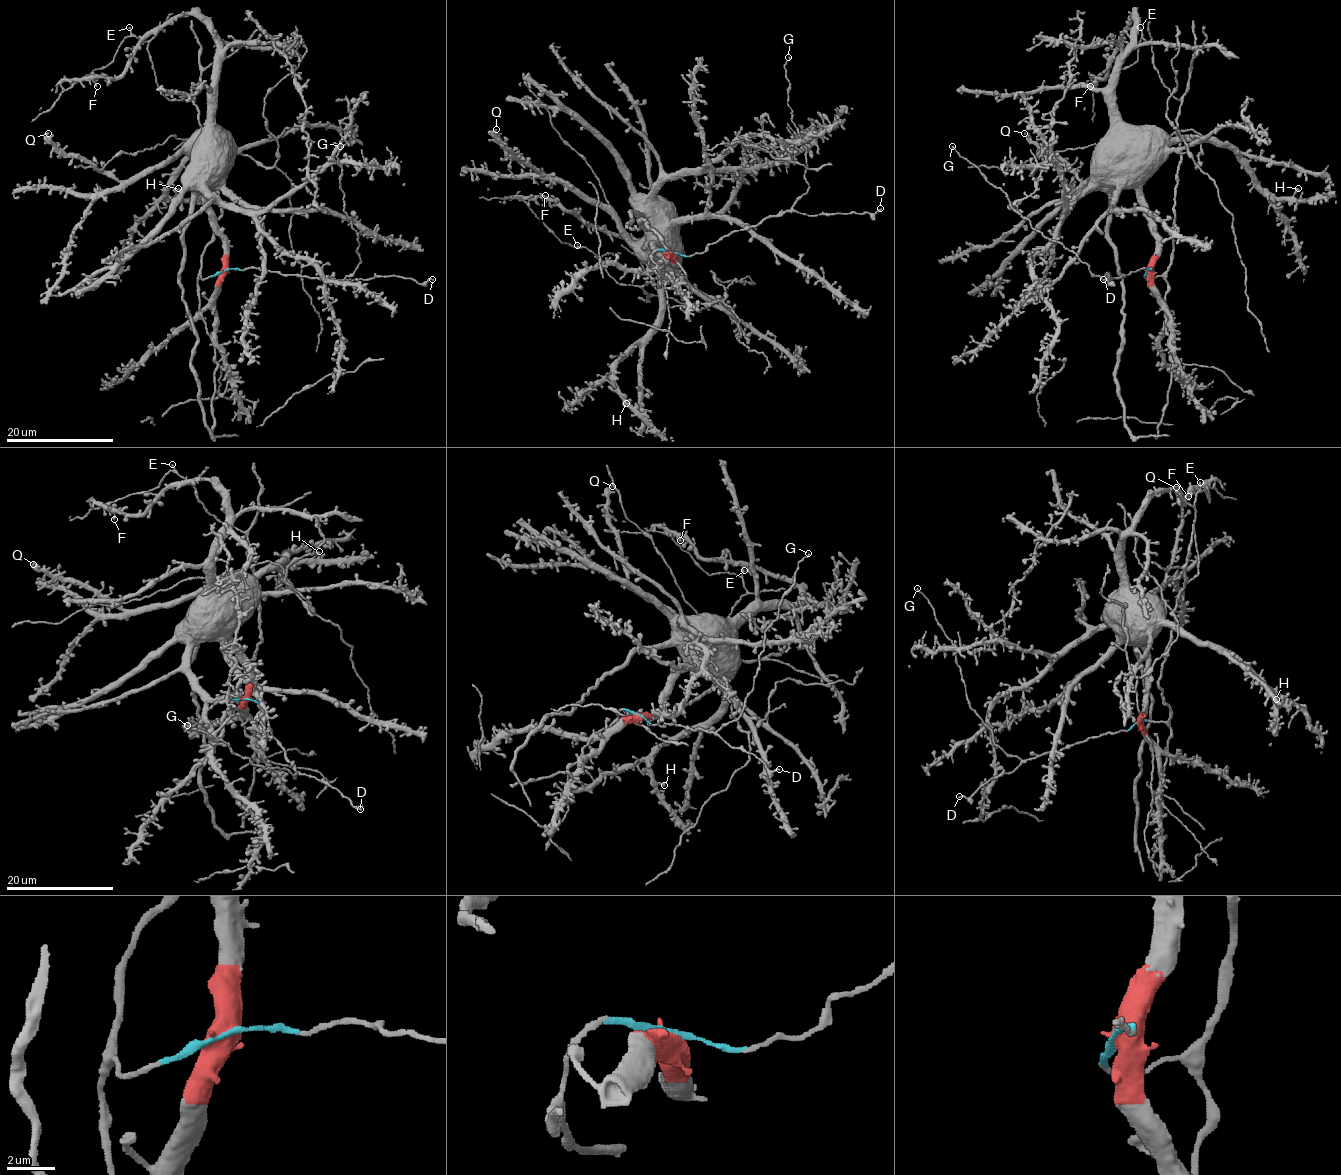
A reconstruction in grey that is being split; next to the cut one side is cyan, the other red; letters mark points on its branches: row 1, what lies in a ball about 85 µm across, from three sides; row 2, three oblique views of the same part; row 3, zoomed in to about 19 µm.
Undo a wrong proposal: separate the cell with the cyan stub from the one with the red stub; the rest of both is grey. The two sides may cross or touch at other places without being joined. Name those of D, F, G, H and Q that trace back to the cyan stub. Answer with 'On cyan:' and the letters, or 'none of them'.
On cyan: D, G

